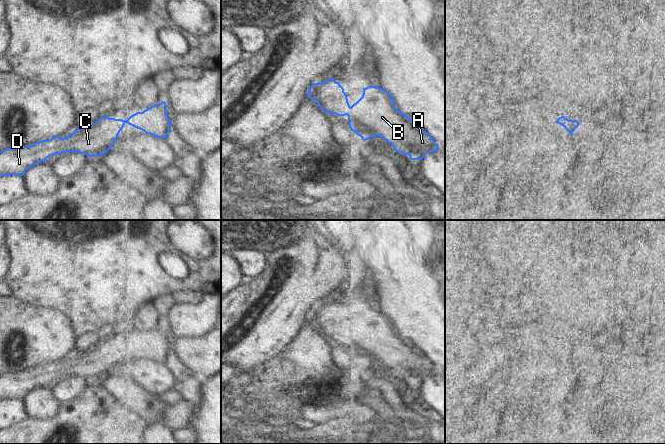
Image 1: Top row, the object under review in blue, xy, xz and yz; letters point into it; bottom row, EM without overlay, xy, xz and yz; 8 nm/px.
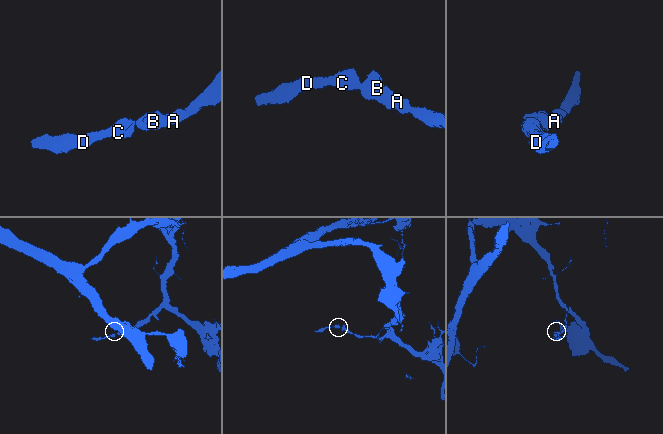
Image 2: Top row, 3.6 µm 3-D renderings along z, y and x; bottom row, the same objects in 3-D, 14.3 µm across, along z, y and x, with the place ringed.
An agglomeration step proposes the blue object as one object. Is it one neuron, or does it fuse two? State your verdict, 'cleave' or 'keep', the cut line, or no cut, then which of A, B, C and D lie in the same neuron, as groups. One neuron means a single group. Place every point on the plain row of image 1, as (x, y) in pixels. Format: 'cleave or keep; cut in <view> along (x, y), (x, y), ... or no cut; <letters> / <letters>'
keep; no cut; A B C D

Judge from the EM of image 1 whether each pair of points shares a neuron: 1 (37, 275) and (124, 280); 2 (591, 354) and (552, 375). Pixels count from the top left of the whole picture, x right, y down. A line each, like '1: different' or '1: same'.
1: same
2: different

